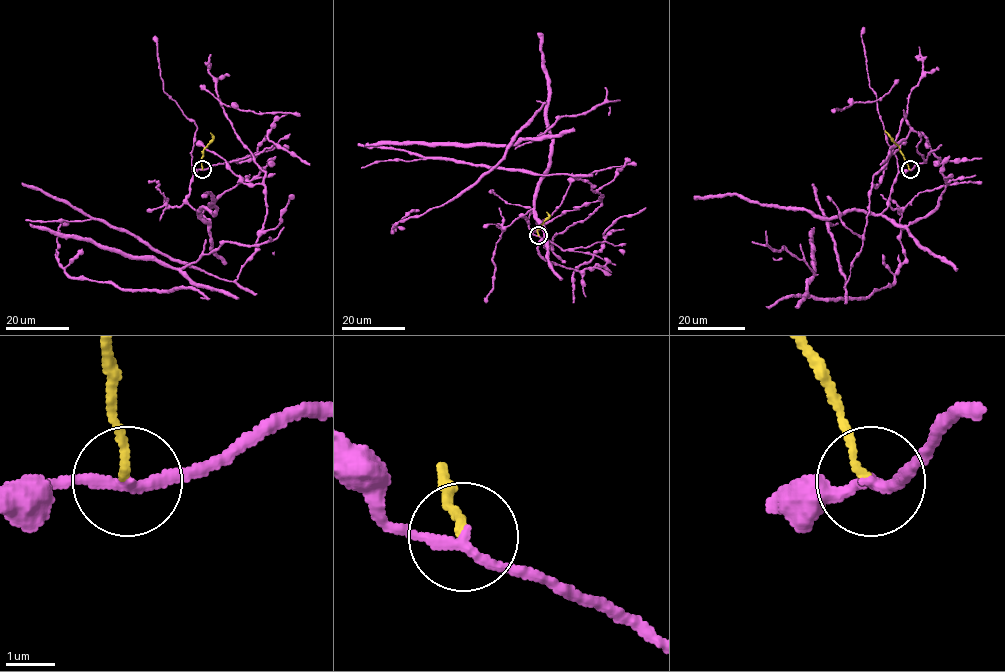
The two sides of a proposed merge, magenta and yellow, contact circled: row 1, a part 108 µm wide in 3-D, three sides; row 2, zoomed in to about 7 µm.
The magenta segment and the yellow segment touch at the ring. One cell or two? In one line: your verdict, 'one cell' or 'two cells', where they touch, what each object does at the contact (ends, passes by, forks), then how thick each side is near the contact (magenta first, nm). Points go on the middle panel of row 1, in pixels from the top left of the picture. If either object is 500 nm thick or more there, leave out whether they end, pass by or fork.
two cells; at (538, 235); magenta passes by; yellow ends there; 220 nm thick on the magenta side, 160 nm on the other

